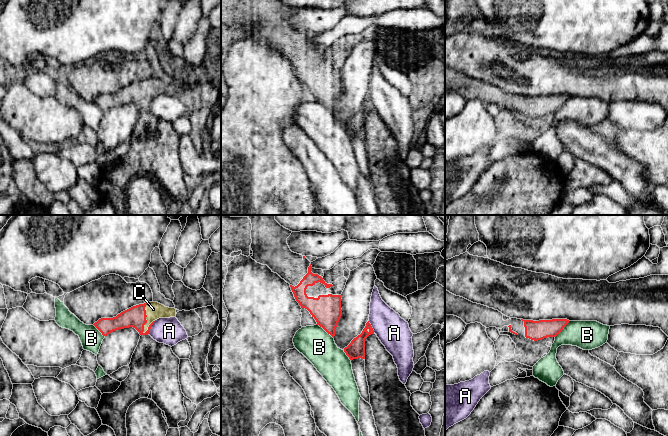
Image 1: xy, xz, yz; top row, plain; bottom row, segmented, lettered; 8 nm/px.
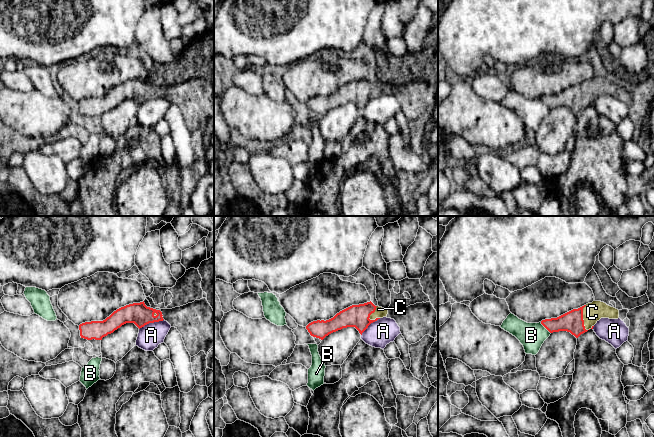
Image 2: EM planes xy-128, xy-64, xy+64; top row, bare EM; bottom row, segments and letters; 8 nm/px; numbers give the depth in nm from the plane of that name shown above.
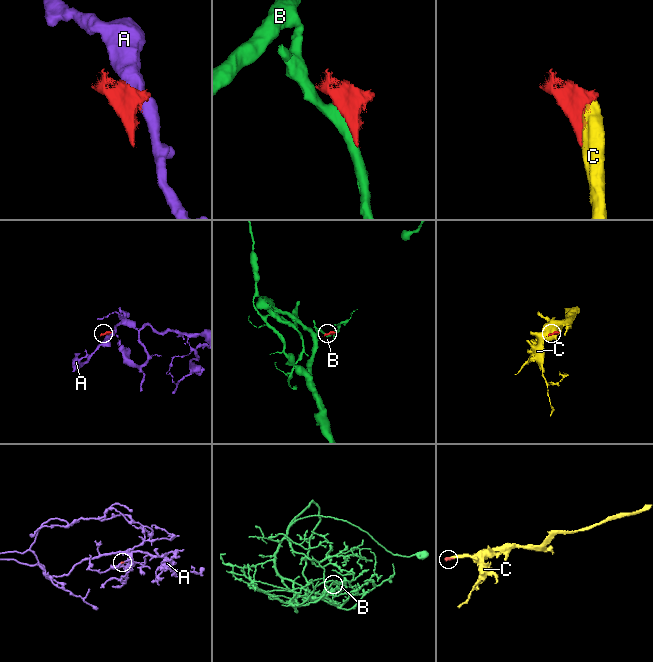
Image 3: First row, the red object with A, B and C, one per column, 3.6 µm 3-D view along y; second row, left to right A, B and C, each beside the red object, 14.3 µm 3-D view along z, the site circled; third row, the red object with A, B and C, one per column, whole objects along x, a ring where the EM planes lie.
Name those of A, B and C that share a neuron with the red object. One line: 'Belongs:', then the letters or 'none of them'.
Belongs: C

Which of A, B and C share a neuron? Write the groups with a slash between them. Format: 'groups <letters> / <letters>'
groups A / B / C

